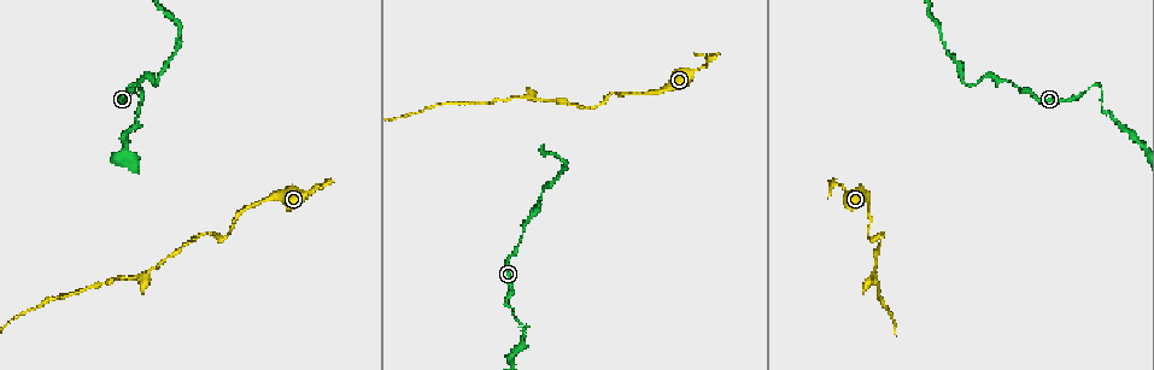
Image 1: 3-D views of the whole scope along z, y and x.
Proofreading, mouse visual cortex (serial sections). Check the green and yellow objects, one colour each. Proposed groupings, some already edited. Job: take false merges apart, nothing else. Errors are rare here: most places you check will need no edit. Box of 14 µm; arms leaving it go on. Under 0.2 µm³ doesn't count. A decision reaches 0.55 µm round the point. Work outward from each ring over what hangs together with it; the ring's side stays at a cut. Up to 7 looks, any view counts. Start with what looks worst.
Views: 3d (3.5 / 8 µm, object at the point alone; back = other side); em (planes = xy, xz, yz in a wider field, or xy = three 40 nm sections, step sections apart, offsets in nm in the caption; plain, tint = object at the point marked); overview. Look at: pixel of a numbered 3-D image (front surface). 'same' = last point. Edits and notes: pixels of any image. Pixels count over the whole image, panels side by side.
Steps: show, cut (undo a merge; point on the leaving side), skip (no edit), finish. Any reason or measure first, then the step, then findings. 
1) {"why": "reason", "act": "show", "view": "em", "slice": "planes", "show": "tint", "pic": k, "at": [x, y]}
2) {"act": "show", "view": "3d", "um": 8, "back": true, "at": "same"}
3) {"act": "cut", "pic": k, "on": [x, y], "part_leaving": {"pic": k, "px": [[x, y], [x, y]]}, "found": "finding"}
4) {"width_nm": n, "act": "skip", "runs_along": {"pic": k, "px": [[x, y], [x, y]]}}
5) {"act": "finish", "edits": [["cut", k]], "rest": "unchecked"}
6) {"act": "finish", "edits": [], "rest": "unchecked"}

{"why": "abrupt turn", "act": "show", "view": "3d", "um": 3.5, "pic": 1, "at": [137, 89]}

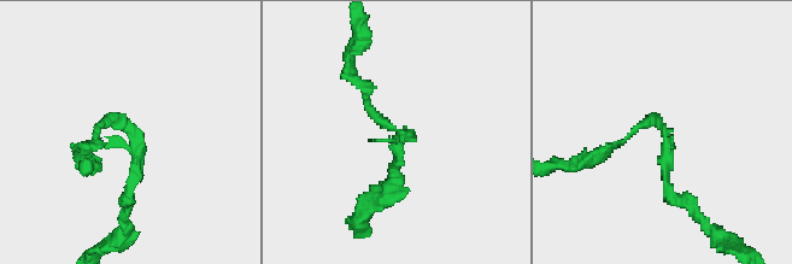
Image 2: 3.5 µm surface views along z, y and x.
{"why": "shape alone is not enough", "act": "show", "view": "em", "slice": "xy", "step": 3, "show": "tint", "pic": 2, "at": [393, 128]}

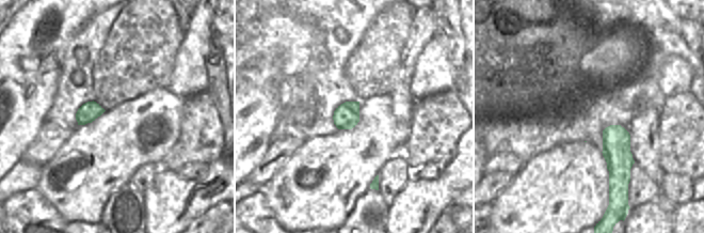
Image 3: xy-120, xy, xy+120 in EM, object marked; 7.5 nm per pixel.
{"arm_widths_nm": [100, 150], "act": "skip", "runs_along": {"pic": 2, "px": [[350, 75], [398, 136]]}, "found": "all the same cell"}

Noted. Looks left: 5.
{"why": "abrupt turn", "act": "show", "view": "3d", "um": 8, "pic": 1, "at": [231, 232]}

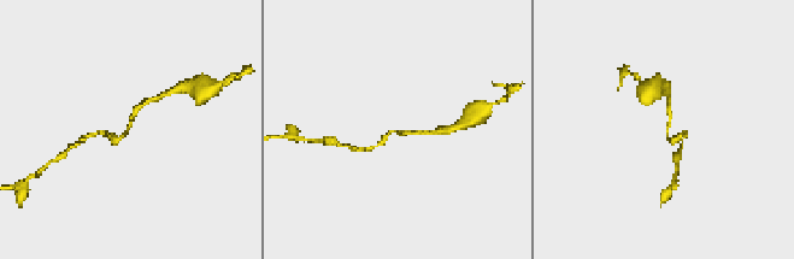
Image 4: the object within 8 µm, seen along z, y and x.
{"arm_widths_nm": [100, 150], "why": "shape alone is not enough", "act": "show", "view": "em", "slice": "planes", "show": "tint", "pic": 4, "at": [397, 130]}

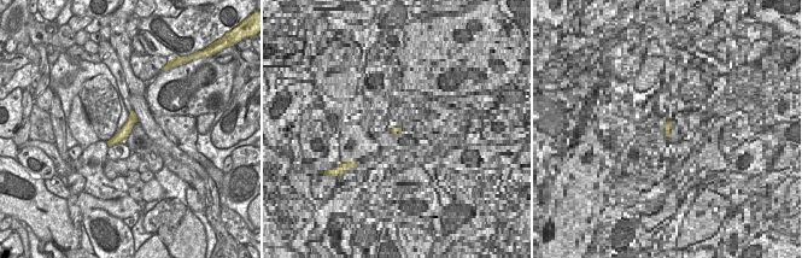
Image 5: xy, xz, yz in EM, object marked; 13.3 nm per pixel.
{"act": "skip", "runs_along": {"pic": 5, "px": [[133, 115], [127, 129], [110, 142]]}, "found": "one cell here"}

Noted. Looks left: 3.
{"act": "show", "view": "3d", "um": 3.5, "pic": 1, "at": [968, 84]}

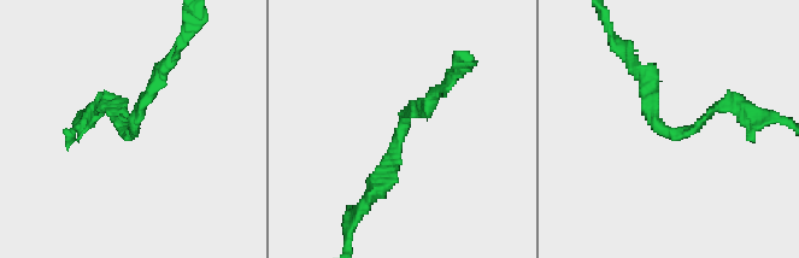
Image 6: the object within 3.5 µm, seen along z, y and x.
{"arm_widths_nm": [200, 200], "act": "skip", "found": "one cell here"}

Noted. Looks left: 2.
{"act": "finish", "edits": [], "rest": "unchecked"}

